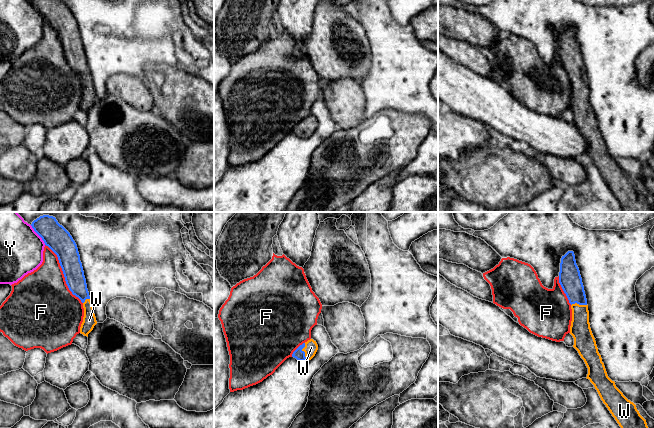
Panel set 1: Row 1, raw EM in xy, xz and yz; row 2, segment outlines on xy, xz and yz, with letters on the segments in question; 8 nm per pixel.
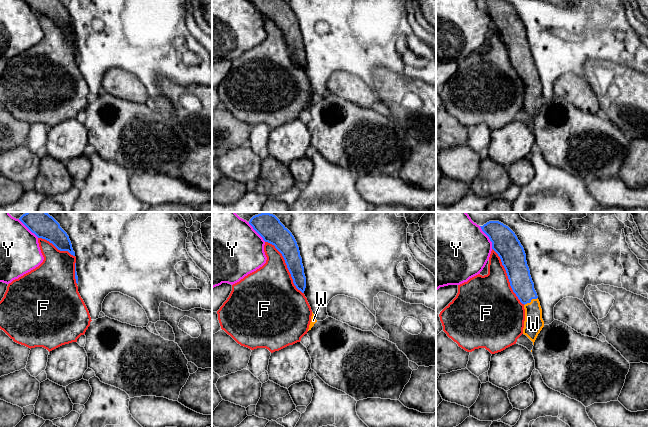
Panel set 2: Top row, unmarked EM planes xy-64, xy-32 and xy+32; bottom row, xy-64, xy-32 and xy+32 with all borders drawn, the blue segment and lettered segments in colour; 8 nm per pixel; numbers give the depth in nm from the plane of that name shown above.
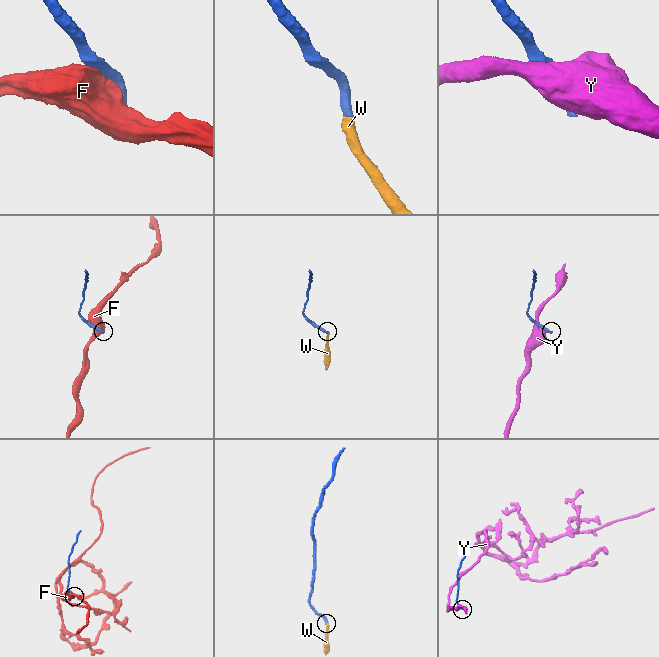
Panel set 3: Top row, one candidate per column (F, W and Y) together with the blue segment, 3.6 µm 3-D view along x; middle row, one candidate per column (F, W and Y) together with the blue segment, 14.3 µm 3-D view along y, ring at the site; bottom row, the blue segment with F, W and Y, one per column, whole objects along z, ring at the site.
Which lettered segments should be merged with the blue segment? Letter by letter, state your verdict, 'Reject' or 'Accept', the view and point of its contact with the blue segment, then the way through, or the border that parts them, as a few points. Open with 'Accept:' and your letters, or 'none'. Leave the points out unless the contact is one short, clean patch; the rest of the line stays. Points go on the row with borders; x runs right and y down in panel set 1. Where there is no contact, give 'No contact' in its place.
Accept: W
F: Reject. Touches blue at xy (63, 273)
W: Accept. Touches blue at xz (304, 352). Path across: xz (298, 353), (304, 352), (311, 347)
Y: Reject. Touches blue at xy (38, 234)

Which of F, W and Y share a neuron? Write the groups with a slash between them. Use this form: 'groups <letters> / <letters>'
groups F / W / Y

